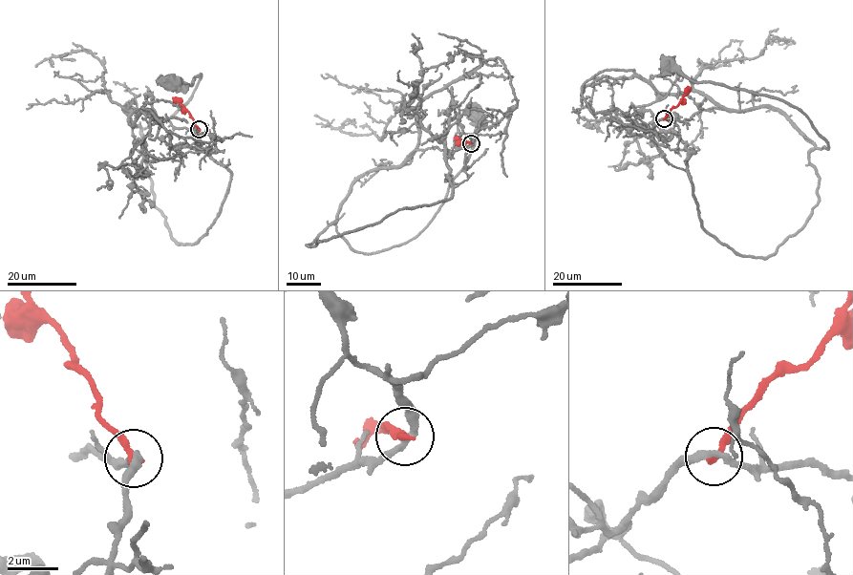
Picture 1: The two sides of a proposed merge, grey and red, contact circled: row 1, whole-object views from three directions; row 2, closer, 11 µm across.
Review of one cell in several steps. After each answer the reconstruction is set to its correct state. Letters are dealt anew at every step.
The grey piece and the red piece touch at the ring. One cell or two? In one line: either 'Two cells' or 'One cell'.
Two cells

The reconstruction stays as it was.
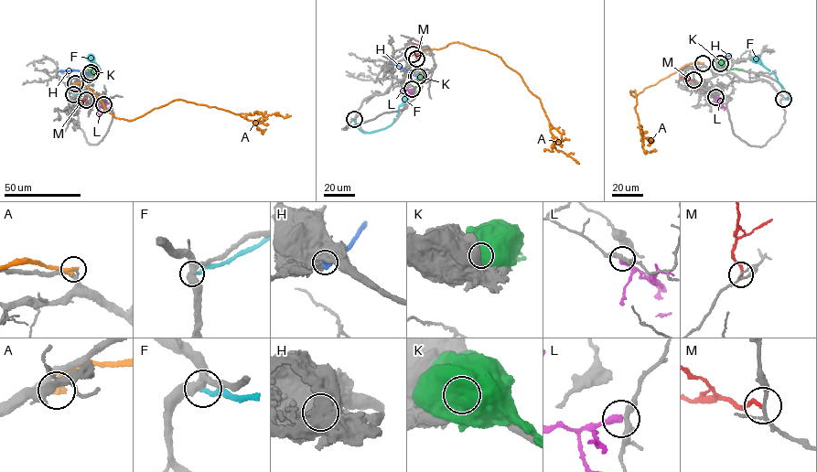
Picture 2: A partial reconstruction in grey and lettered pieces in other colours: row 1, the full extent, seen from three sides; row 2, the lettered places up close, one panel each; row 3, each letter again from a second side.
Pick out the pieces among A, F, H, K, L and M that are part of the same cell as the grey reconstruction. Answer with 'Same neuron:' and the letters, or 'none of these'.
Same neuron: none of these

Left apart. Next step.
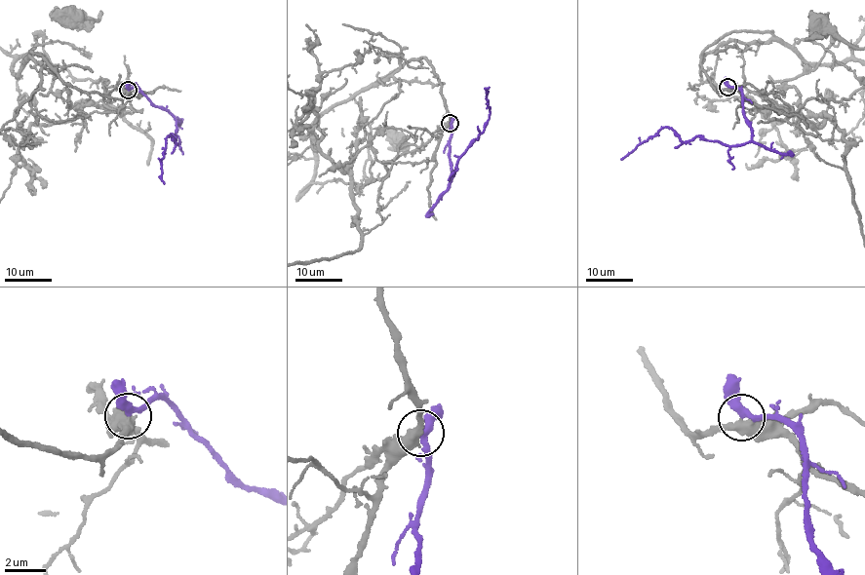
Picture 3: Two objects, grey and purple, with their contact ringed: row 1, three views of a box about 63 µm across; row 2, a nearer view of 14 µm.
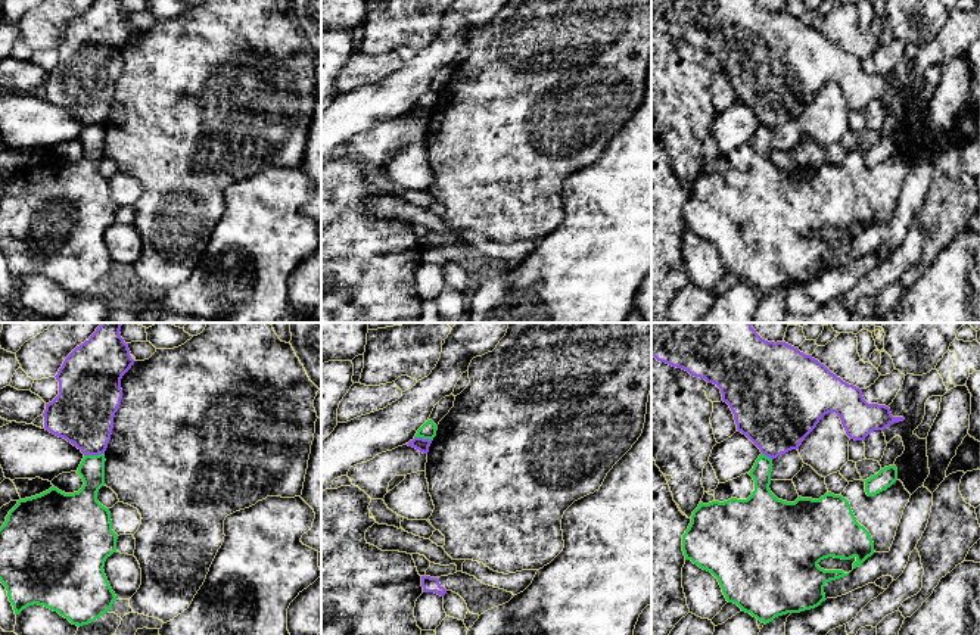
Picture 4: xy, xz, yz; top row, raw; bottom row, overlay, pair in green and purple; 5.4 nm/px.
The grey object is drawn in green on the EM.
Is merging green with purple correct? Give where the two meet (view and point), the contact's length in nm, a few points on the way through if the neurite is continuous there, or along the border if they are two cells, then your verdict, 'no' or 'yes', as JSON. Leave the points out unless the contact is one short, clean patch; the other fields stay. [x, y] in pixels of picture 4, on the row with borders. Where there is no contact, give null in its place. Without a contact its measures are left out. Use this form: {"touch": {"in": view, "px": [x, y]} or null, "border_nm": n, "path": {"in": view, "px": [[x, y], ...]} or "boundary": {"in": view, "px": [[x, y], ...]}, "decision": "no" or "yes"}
{"touch": {"in": "xy", "px": [93, 455]}, "border_nm": 110, "boundary": {"in": "xy", "px": [[103, 453], [84, 455]]}, "decision": "no"}

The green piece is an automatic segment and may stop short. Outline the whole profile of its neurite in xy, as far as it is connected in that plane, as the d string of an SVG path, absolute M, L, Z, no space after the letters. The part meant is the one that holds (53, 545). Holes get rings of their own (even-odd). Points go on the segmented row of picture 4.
M105 454L84 455L77 471L84 482L78 492L65 494L52 486L40 495L19 499L9 511L0 527L0 582L6 586L15 614L38 604L57 611L72 625L83 626L108 613L116 601L103 567L106 558L116 552L118 535L112 530L109 508L97 501L97 492L105 486L105 461Z

